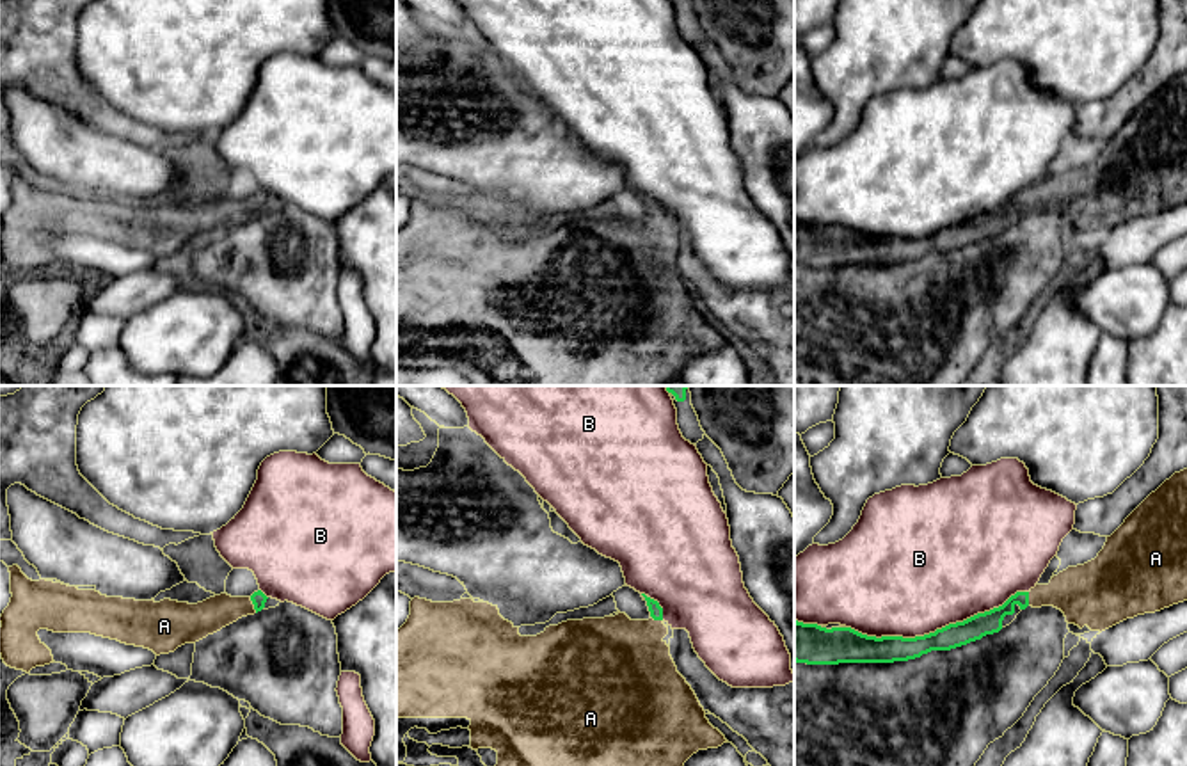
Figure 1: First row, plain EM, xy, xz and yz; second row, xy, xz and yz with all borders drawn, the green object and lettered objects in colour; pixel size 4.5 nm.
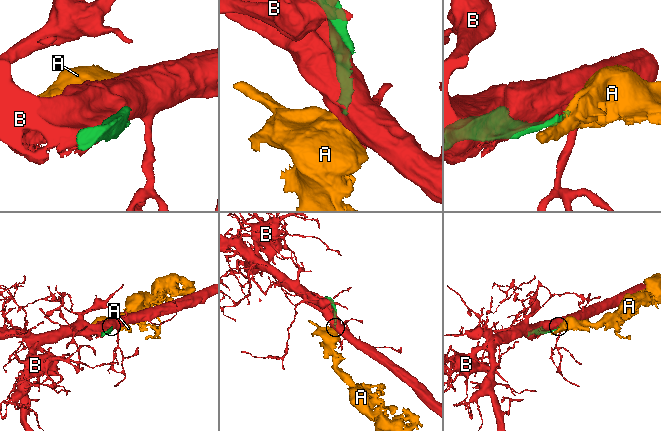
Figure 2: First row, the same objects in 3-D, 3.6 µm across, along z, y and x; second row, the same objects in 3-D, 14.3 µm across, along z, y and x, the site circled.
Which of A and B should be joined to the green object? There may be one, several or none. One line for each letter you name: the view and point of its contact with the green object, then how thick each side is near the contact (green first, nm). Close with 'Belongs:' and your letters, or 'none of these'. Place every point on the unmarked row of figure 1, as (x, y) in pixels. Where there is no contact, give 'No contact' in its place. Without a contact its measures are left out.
A: Touches green at xy (253, 205). Thickness 70 nm (green) against 150 nm
Belongs: A

